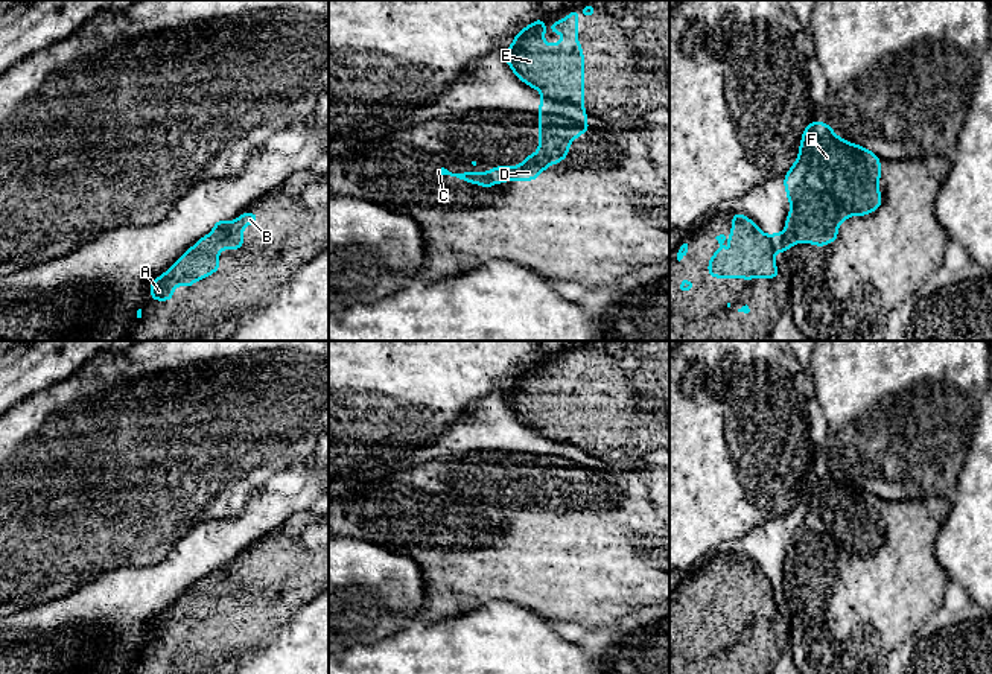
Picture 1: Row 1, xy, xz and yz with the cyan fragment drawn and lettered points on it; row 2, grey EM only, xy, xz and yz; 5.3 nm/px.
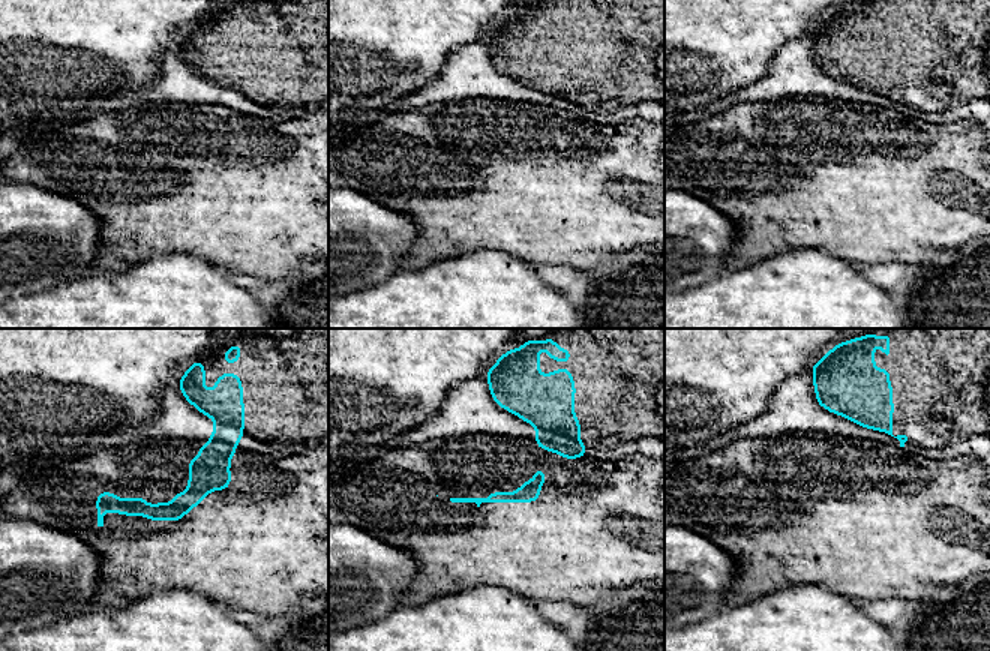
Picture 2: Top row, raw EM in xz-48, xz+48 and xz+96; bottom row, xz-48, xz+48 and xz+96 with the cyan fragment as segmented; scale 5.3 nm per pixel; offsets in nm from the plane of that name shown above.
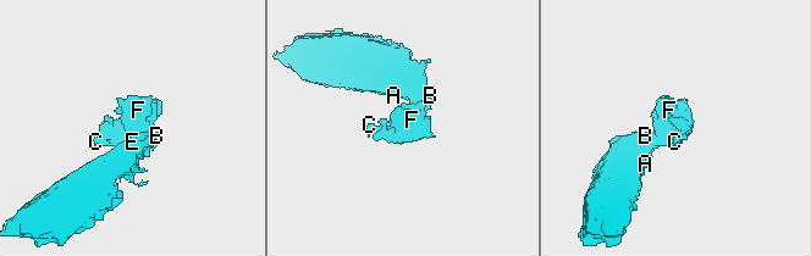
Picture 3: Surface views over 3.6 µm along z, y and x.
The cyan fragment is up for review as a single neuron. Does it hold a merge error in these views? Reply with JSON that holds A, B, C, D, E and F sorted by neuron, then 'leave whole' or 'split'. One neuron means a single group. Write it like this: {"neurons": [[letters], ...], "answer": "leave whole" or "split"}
{"neurons": [["A", "B", "E"], ["C", "D", "F"]], "answer": "split"}

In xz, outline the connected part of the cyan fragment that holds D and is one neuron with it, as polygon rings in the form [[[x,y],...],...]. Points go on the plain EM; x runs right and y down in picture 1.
[[[542,437],[539,443],[539,490],[528,494],[519,507],[493,507],[488,513],[450,513],[446,507],[435,508],[435,517],[464,520],[467,525],[481,525],[488,531],[505,522],[534,522],[545,510],[564,502],[569,485],[592,469],[587,466],[587,452],[566,441],[552,441]]]

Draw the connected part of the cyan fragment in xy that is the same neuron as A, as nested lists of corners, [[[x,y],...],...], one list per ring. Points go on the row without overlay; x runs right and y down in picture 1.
[[[254,552],[237,557],[225,571],[211,572],[192,586],[166,613],[151,621],[149,641],[172,642],[173,628],[192,628],[196,621],[205,621],[208,615],[219,613],[221,590],[243,589],[243,567],[259,564]]]

